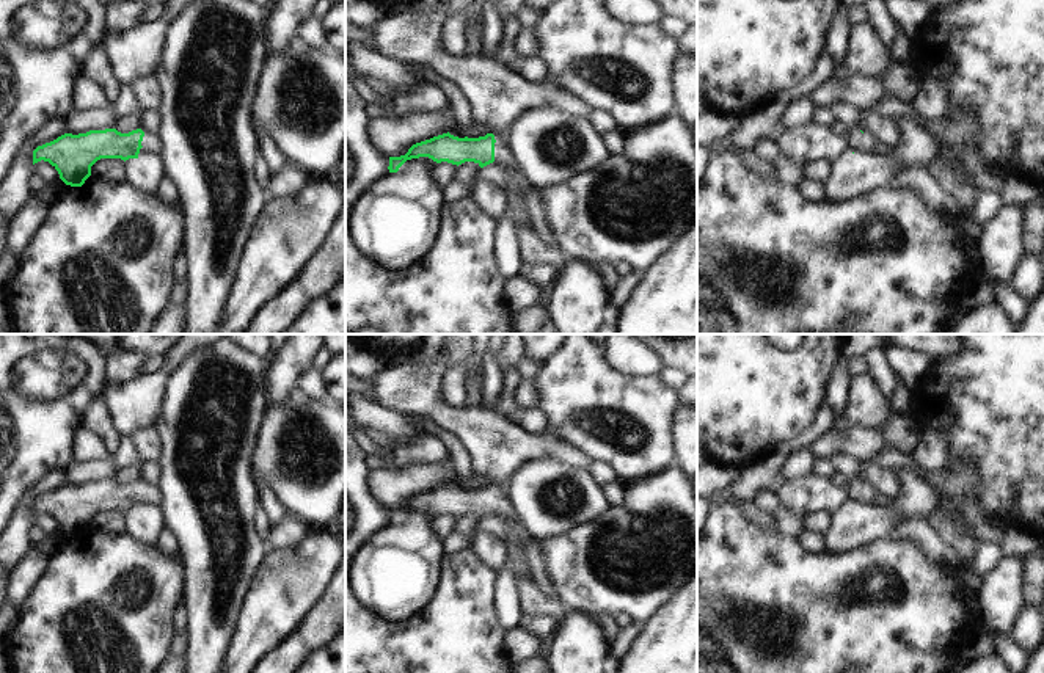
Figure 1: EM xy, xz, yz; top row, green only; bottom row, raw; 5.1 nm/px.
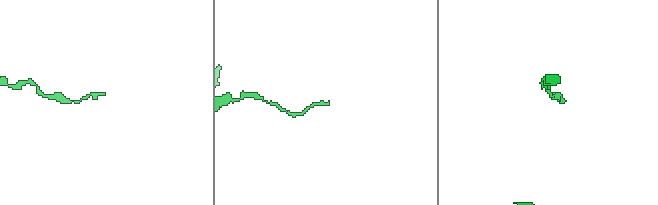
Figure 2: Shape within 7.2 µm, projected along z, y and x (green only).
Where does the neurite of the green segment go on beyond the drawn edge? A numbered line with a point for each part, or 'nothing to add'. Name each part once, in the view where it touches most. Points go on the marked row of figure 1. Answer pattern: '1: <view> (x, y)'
1: xz (501, 151)

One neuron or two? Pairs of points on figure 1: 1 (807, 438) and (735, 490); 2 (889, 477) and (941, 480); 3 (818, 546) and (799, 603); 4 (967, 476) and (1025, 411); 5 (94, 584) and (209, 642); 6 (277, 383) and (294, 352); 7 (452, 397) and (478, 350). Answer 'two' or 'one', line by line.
1: one
2: two
3: two
4: two
5: two
6: one
7: one

